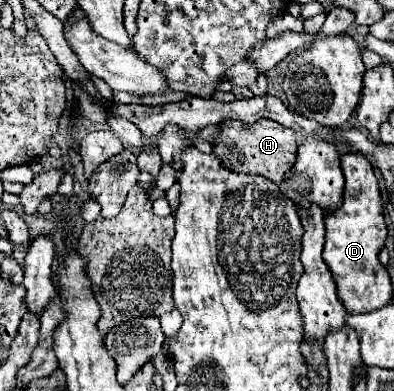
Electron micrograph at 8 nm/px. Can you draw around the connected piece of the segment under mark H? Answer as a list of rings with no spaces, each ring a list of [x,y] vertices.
[[[224,120],[219,124],[221,131],[228,132],[229,129],[234,130],[234,136],[221,137],[220,132],[212,142],[212,152],[218,156],[218,160],[222,162],[222,166],[226,166],[232,172],[244,172],[244,174],[256,174],[256,176],[264,176],[270,182],[280,184],[284,180],[284,174],[294,166],[294,158],[296,158],[296,134],[290,128],[280,126],[274,120],[258,120],[254,126],[244,126],[239,120]]]

